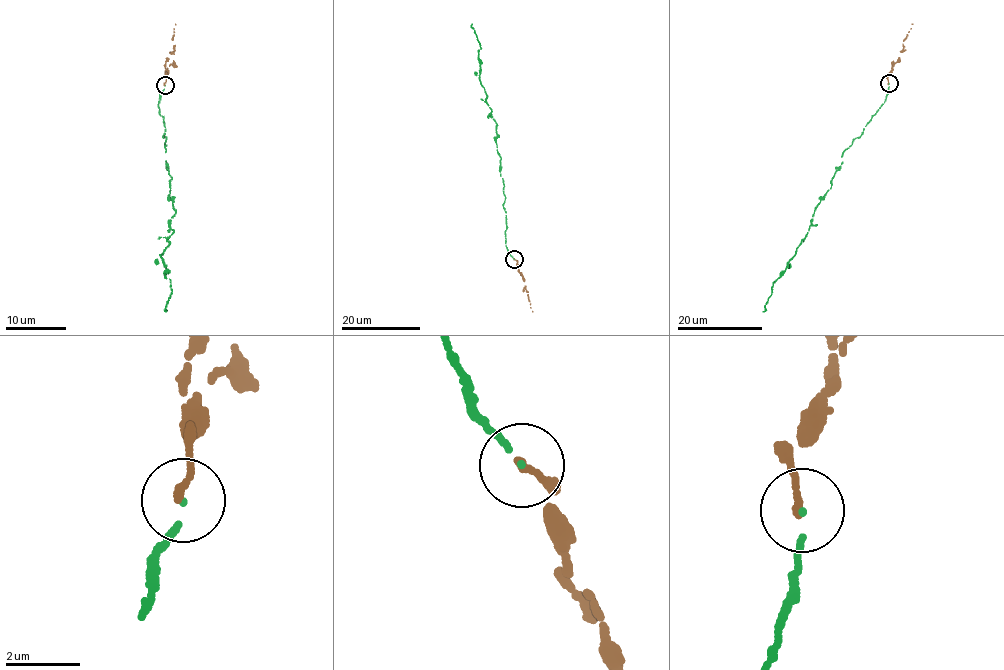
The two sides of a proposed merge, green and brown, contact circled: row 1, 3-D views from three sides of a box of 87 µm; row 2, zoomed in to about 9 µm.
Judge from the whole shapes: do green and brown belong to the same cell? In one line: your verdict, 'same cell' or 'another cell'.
another cell

